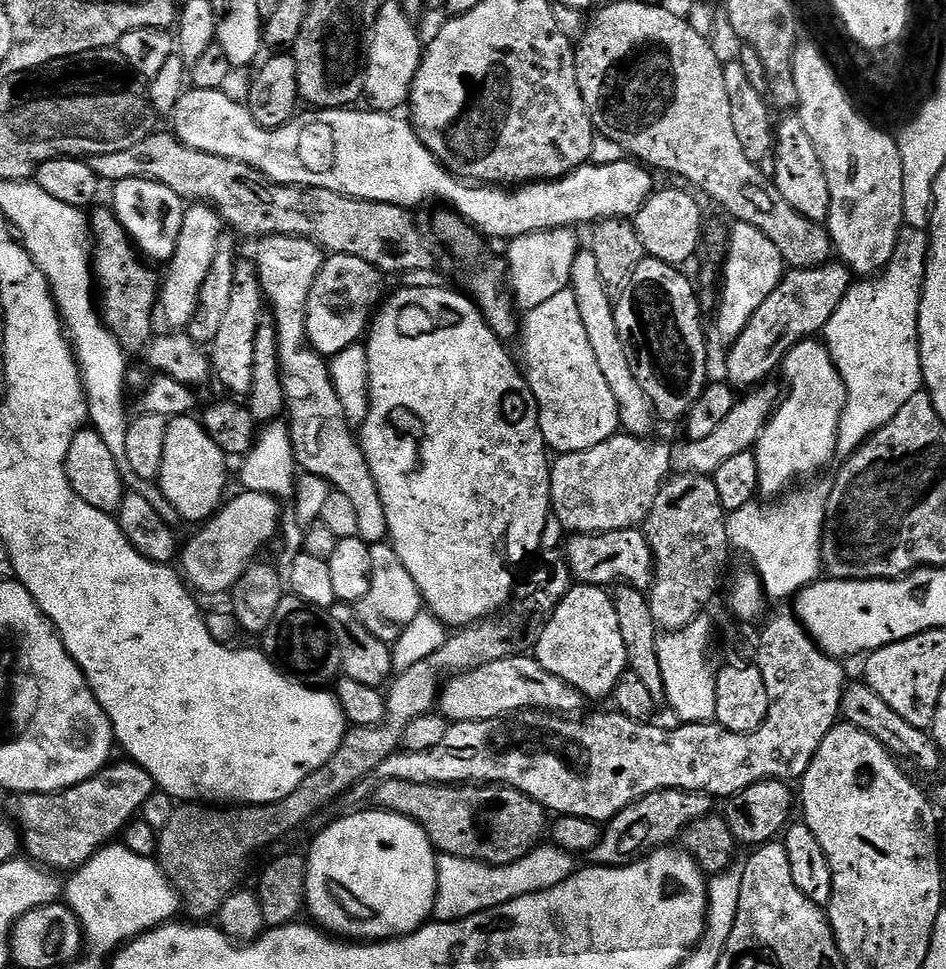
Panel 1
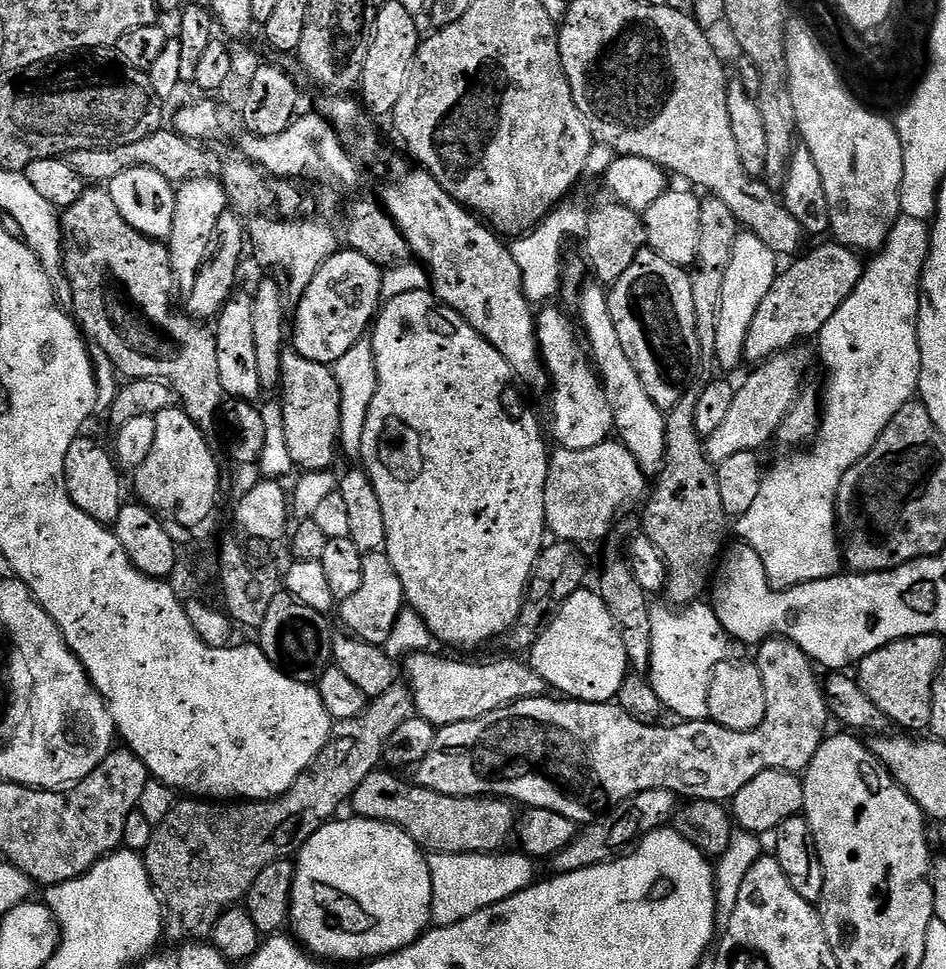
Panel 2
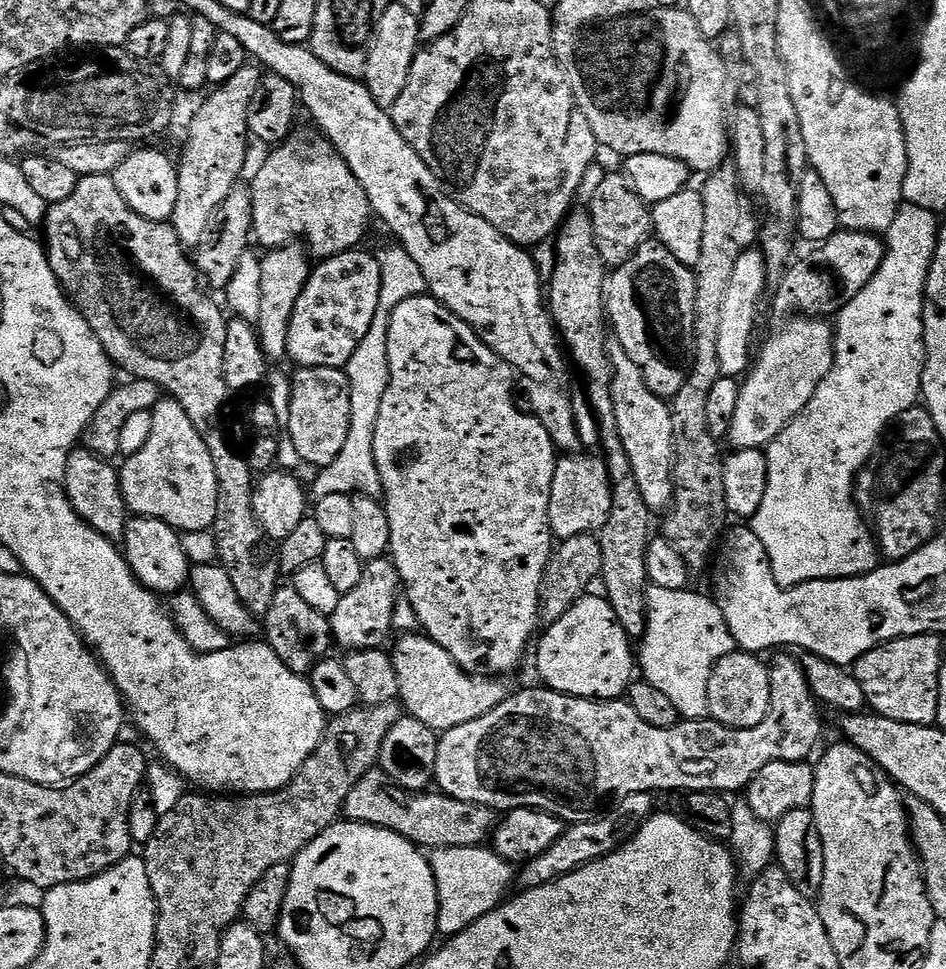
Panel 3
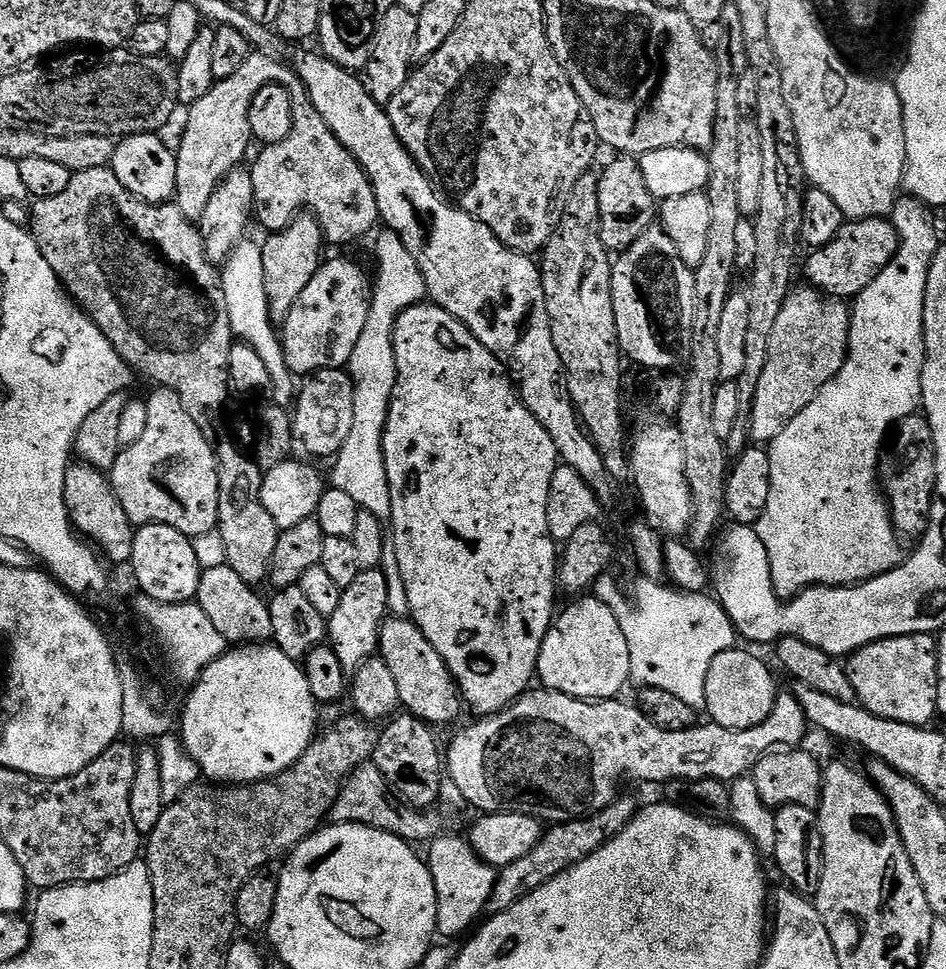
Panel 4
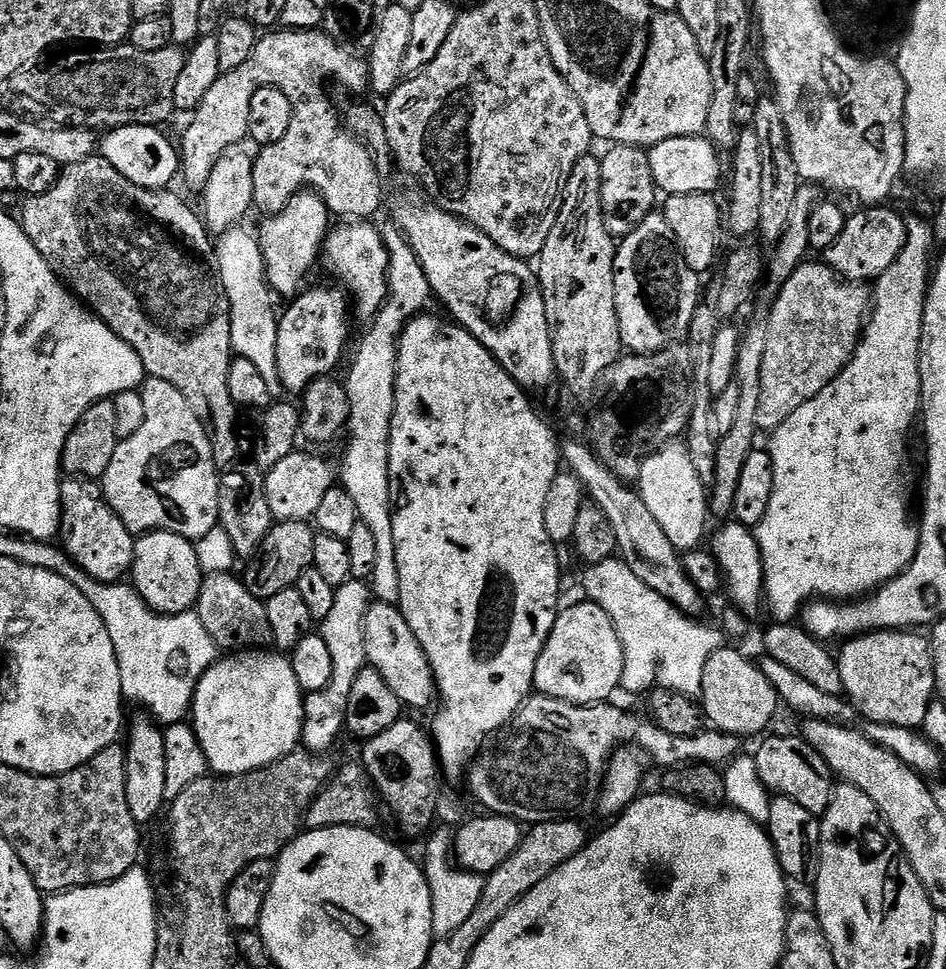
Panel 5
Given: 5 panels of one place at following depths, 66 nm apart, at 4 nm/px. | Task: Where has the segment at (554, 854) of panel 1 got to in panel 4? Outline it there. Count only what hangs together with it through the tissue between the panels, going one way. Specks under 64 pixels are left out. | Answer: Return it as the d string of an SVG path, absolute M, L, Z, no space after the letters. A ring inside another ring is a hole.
M448 835L437 836L427 845L428 852L426 851L426 863L434 878L434 890L438 898L436 931L441 937L460 936L485 915L497 874L497 869L490 867L482 858L478 858L478 854L463 835Z

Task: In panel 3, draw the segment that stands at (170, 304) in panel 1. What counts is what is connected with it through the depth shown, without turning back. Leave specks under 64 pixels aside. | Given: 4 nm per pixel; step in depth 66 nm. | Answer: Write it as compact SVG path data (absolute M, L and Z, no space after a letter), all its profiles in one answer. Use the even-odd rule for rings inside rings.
M245 66L230 78L230 82L213 87L207 93L208 101L192 116L184 153L180 160L178 156L178 202L170 221L178 238L189 250L195 250L204 241L210 218L239 181L236 179L244 168L250 145L250 98L254 98L254 90L258 90L261 79L259 67Z

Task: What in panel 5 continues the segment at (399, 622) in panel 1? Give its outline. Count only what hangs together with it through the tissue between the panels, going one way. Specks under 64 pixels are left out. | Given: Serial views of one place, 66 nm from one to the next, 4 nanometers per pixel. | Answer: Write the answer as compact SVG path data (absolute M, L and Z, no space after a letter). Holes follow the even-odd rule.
M347 580L334 594L334 606L325 620L319 621L318 634L330 649L330 659L334 661L334 678L330 686L321 692L309 692L304 697L304 735L302 744L313 754L327 753L327 748L345 731L346 710L350 702L350 689L354 678L368 664L366 658L366 626L364 614L372 607L372 589L363 580Z

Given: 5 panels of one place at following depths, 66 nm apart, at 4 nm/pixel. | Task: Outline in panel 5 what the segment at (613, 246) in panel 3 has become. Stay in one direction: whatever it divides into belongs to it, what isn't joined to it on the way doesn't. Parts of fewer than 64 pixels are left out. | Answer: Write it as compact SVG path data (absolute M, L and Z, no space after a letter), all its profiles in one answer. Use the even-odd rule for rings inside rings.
M617 144L602 156L602 214L606 230L613 238L628 236L657 207L658 189L650 174L647 151L633 144Z

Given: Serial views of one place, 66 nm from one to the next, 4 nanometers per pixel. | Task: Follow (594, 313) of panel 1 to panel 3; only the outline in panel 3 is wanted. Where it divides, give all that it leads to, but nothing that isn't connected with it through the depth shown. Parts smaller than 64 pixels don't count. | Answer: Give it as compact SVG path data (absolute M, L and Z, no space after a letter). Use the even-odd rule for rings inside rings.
M609 343L608 360L612 363L612 397L622 446L626 446L634 478L638 482L638 490L642 490L642 498L646 498L646 506L653 513L663 513L674 499L672 464L676 460L676 451L672 409L665 397L654 395L650 386L646 386L642 370L634 366L620 344Z

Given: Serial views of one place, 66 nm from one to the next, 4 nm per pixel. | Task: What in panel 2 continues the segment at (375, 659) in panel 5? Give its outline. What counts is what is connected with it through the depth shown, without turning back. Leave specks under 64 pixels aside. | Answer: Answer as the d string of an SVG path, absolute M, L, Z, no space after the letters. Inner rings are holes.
M431 651L426 652L413 652L411 656L407 657L406 665L408 664L408 677L406 677L407 683L412 689L412 697L416 702L415 715L421 720L430 722L433 726L443 726L446 724L453 724L454 722L466 722L467 720L473 720L474 718L482 718L486 714L490 714L494 710L499 708L505 708L508 704L511 704L513 700L524 700L527 696L543 696L546 692L546 685L543 678L532 669L531 663L522 661L520 658L512 658L516 660L496 660L493 664L463 664L460 660L443 660L440 656L432 656Z

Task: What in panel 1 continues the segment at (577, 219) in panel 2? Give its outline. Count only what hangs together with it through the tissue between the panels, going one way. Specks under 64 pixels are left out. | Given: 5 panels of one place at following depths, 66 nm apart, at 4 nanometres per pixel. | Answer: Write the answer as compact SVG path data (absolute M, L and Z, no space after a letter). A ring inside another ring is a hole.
M558 227L550 231L536 231L534 234L517 236L507 243L506 280L513 301L521 311L530 311L567 289L571 281L573 258L582 246L577 232L579 231L575 227Z

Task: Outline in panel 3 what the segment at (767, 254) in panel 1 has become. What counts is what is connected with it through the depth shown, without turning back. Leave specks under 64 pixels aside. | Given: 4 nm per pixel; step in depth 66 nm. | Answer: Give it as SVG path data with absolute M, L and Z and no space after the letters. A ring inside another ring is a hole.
M758 250L741 251L734 274L730 274L730 286L726 286L726 298L722 302L722 314L718 317L718 366L721 376L743 377L754 360L752 335L756 332L756 315L760 312L760 299L769 285L764 255Z

